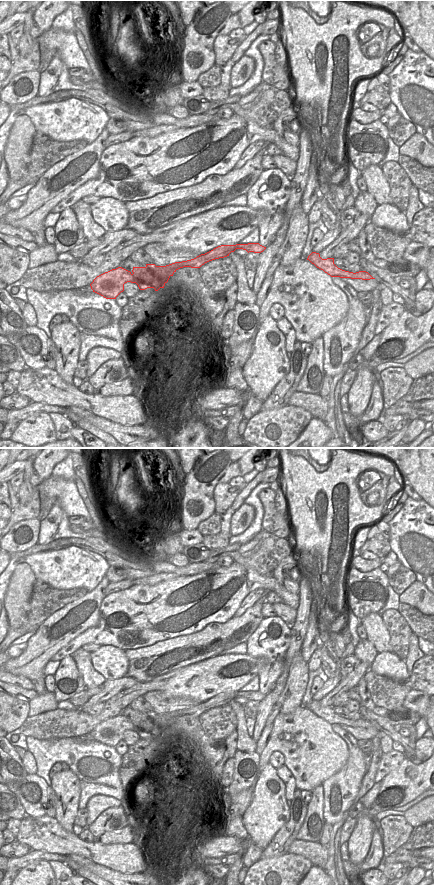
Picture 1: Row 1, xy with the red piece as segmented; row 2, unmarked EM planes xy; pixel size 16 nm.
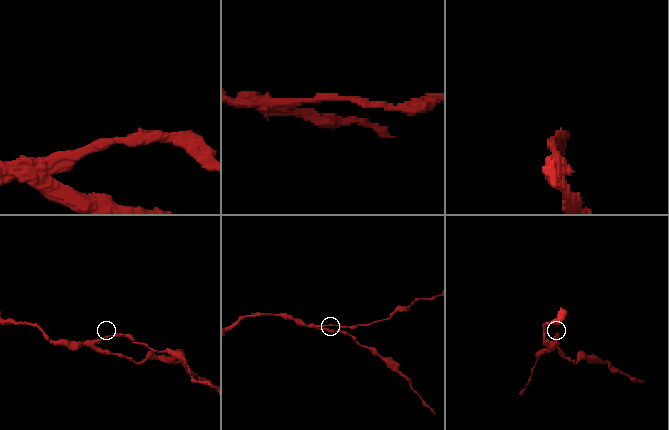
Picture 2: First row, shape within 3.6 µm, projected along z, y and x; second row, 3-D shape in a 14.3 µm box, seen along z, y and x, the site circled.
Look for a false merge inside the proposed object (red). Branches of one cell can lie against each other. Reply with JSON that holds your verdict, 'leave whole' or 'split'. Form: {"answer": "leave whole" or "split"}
{"answer": "split"}

